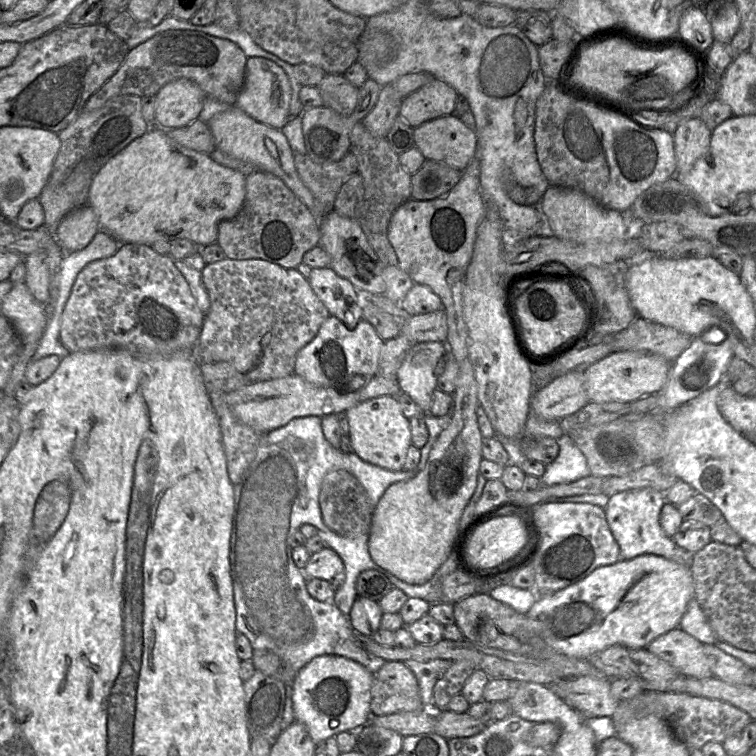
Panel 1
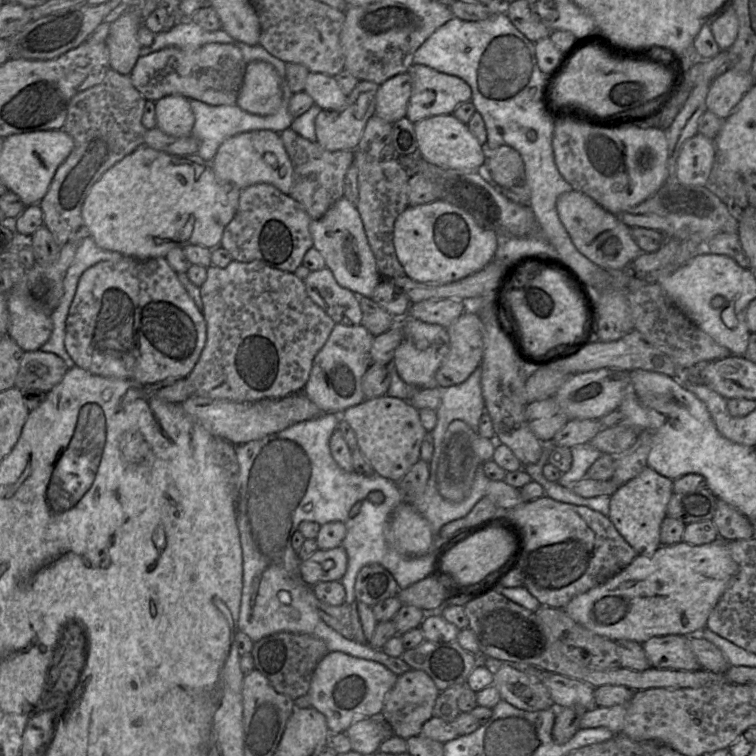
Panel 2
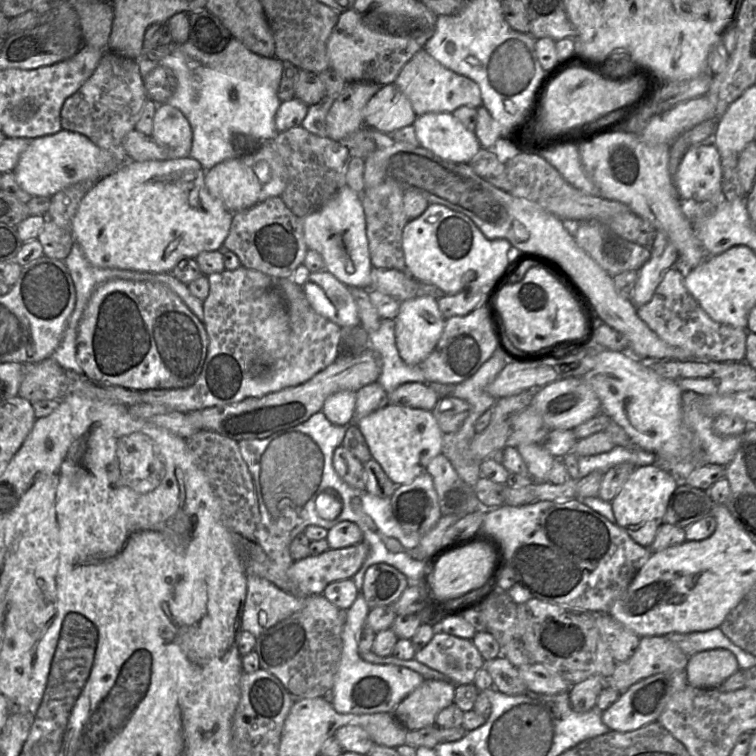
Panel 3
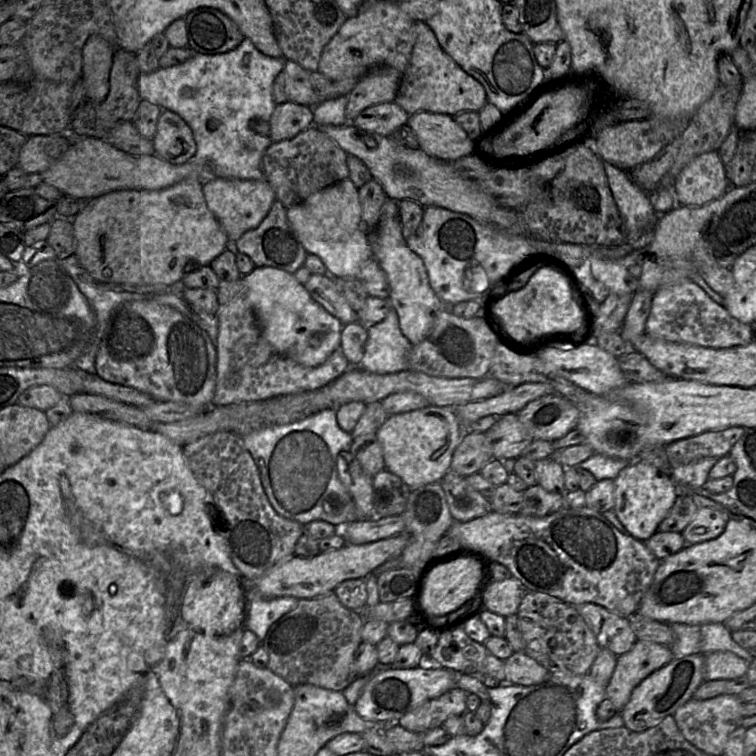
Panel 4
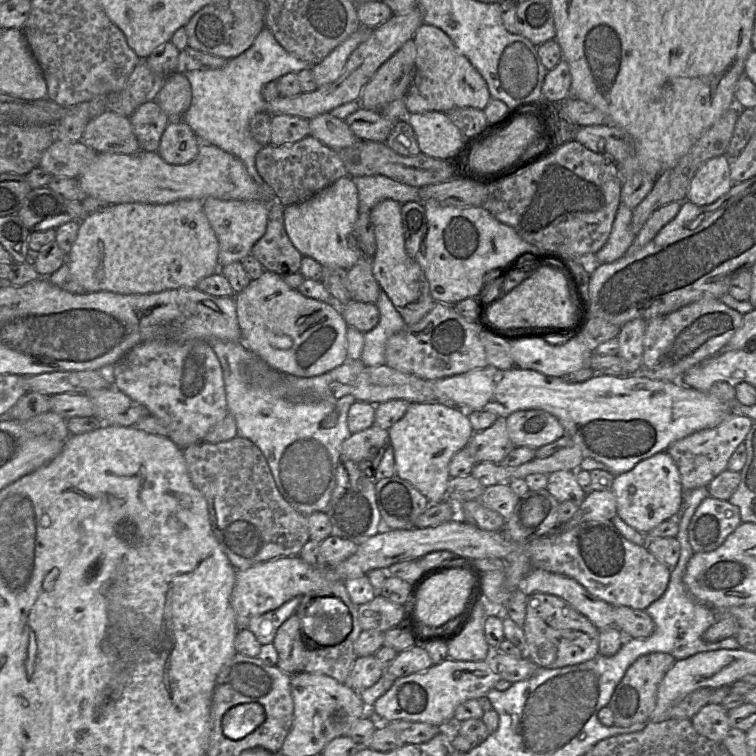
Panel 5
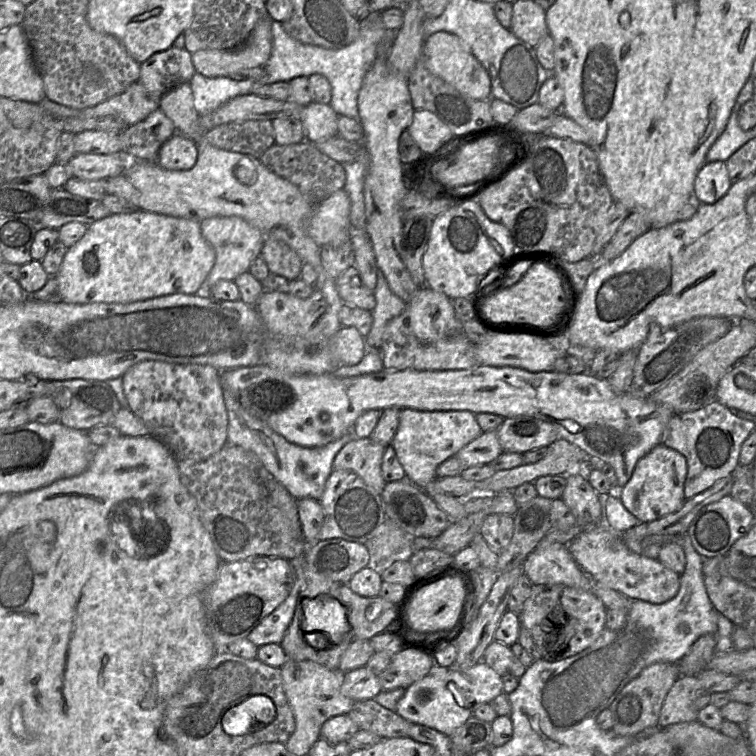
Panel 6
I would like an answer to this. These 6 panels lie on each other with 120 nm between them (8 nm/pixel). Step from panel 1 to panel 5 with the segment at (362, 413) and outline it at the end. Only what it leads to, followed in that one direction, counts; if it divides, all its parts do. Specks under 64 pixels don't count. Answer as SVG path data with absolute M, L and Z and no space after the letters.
M440 402L411 403L404 416L388 429L396 475L412 484L430 504L445 500L451 478L449 463L473 434L467 411Z

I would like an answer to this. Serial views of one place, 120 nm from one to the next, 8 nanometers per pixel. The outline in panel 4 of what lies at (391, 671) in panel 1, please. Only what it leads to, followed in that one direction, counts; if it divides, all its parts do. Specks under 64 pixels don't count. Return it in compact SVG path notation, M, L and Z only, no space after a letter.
M455 687L438 698L431 699L404 714L396 723L403 728L422 733L435 727L453 715L463 715L467 711L467 693Z

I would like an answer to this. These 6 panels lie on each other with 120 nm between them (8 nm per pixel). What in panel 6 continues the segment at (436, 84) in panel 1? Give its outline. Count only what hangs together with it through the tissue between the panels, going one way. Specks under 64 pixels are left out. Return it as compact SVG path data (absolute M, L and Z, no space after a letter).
M447 31L431 34L425 39L423 57L426 67L433 74L441 77L462 94L476 100L491 98L491 78L488 71L457 35Z

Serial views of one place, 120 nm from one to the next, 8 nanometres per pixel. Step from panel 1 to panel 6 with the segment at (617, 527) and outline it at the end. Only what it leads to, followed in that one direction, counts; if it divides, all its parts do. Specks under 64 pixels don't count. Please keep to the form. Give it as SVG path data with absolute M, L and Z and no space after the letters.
M661 442L638 460L631 478L618 489L617 494L625 508L641 523L658 520L682 508L686 500L684 484L687 470L685 456Z

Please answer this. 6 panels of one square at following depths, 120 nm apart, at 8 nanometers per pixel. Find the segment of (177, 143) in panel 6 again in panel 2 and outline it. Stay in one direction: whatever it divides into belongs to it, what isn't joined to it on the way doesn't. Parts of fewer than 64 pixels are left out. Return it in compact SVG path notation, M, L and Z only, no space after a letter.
M168 95L155 101L156 127L175 137L192 135L195 116L189 100L181 95Z

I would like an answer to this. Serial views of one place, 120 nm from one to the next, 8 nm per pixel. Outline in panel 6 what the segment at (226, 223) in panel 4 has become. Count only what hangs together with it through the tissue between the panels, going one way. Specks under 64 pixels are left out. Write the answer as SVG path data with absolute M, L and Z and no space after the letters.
M215 216L201 220L201 233L204 239L213 247L215 251L215 262L208 274L205 290L214 285L219 280L234 281L237 276L247 272L251 263L260 256L265 235L256 227L238 216Z

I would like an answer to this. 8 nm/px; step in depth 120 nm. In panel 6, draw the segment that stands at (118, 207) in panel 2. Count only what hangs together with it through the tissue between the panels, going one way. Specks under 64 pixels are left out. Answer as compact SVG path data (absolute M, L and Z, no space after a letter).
M144 210L110 214L88 225L84 236L68 248L54 276L63 302L71 304L131 303L170 294L204 292L215 251L204 239L199 220Z

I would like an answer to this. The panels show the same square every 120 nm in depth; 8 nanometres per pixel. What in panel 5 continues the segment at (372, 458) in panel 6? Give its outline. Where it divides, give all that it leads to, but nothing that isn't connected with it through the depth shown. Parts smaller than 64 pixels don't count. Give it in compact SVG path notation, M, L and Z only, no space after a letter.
M377 425L352 434L341 447L341 458L358 464L368 472L370 458L388 444L388 430Z

